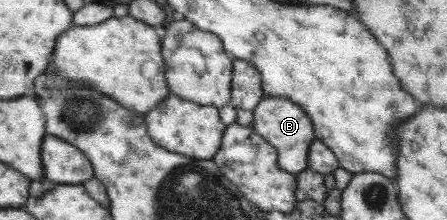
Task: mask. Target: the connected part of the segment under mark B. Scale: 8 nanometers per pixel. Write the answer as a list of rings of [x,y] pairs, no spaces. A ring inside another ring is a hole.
[[[268,96],[259,101],[258,107],[254,108],[252,113],[253,121],[250,125],[279,151],[280,167],[294,174],[306,170],[315,127],[303,107],[288,98]]]

